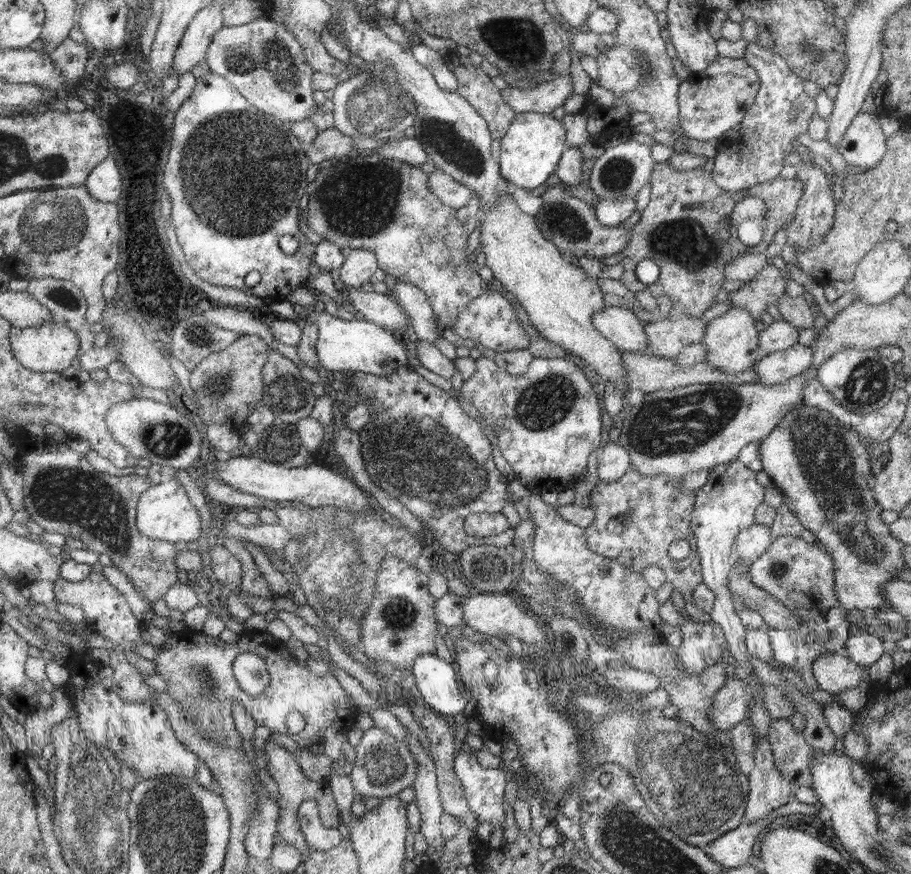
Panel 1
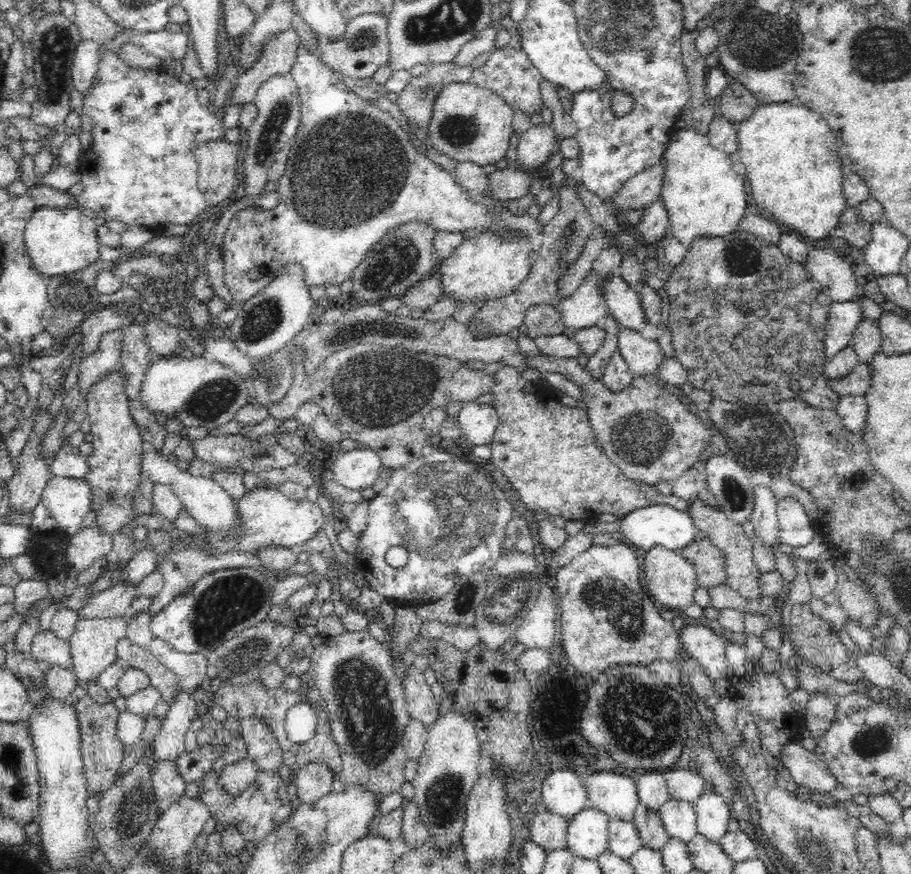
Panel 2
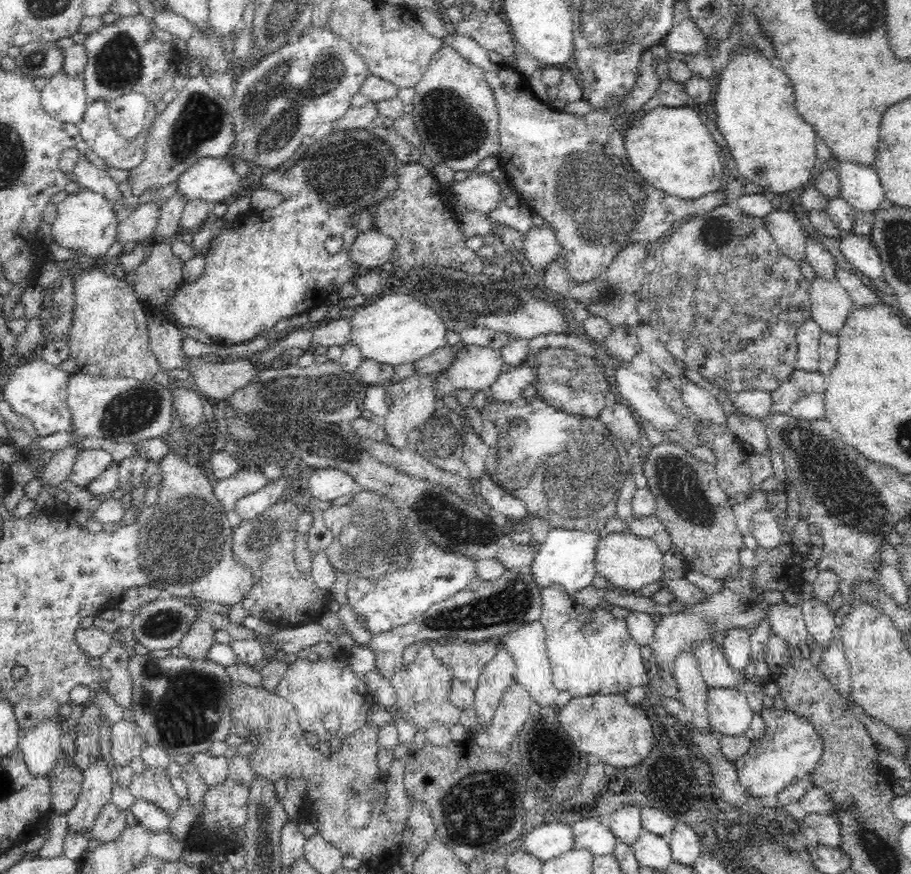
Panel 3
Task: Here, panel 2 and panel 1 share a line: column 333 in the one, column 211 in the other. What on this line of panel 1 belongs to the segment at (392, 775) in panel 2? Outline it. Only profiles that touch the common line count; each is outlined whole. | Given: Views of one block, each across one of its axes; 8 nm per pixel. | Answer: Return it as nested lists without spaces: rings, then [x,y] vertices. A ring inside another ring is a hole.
[[[186,628],[172,633],[158,649],[158,655],[152,660],[155,663],[154,674],[164,678],[166,693],[187,712],[187,716],[197,720],[201,734],[217,744],[250,752],[240,733],[235,730],[232,716],[235,703],[252,716],[253,723],[268,727],[274,733],[290,735],[302,749],[308,749],[323,740],[324,733],[331,727],[337,731],[355,728],[358,711],[356,708],[353,710],[350,697],[333,673],[329,671],[325,677],[317,676],[306,667],[299,666],[285,643],[272,638],[267,632],[241,636],[237,641],[228,643],[219,637]],[[242,652],[254,652],[266,662],[266,670],[272,682],[269,690],[262,695],[248,695],[236,681],[232,664],[234,658]],[[292,712],[299,712],[306,721],[306,726],[298,734],[288,732],[288,716]]]

